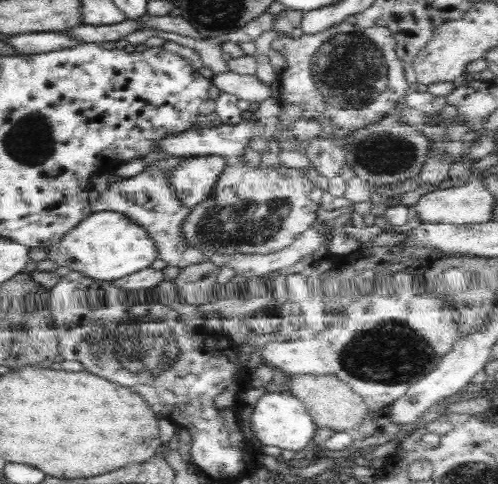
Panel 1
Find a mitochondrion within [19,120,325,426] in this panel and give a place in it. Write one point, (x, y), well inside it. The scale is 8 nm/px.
(230, 220)

